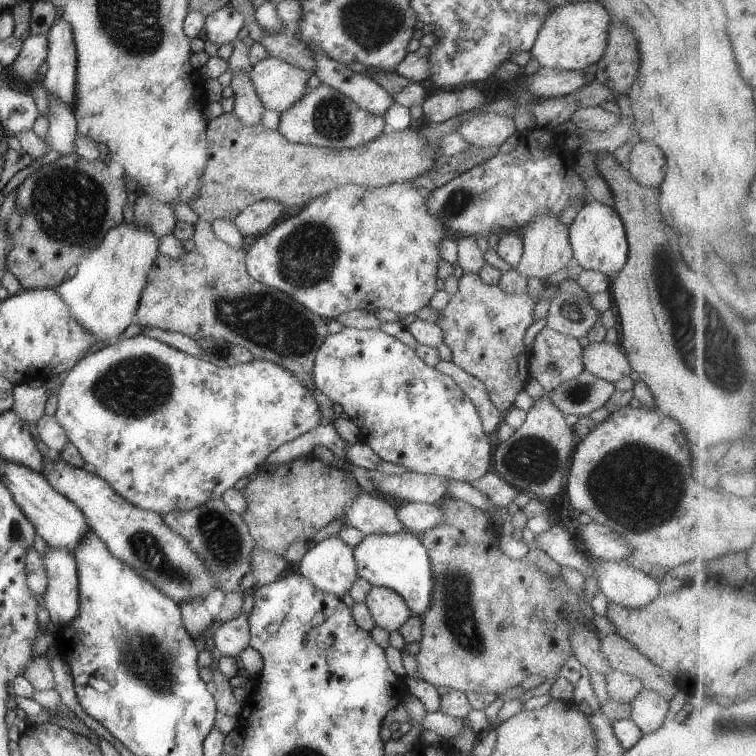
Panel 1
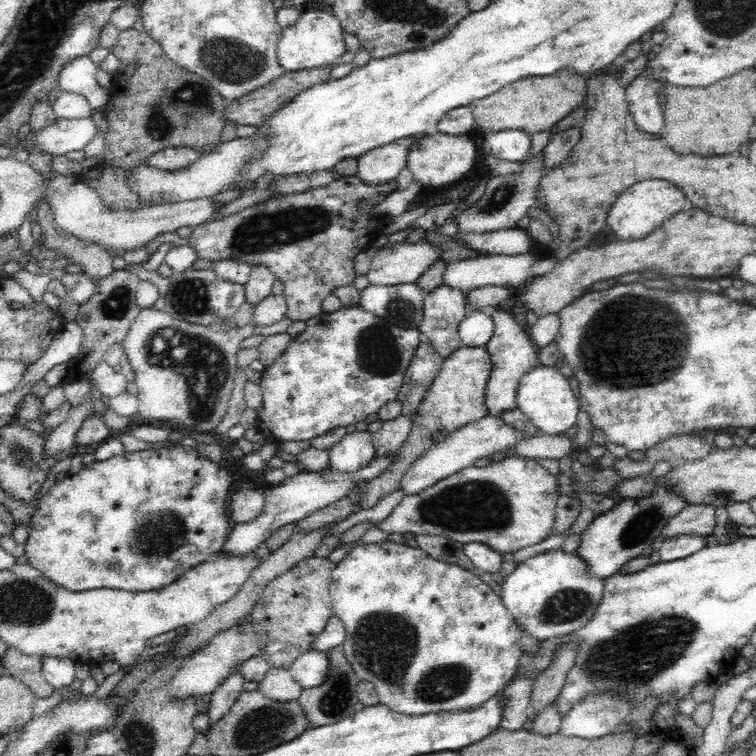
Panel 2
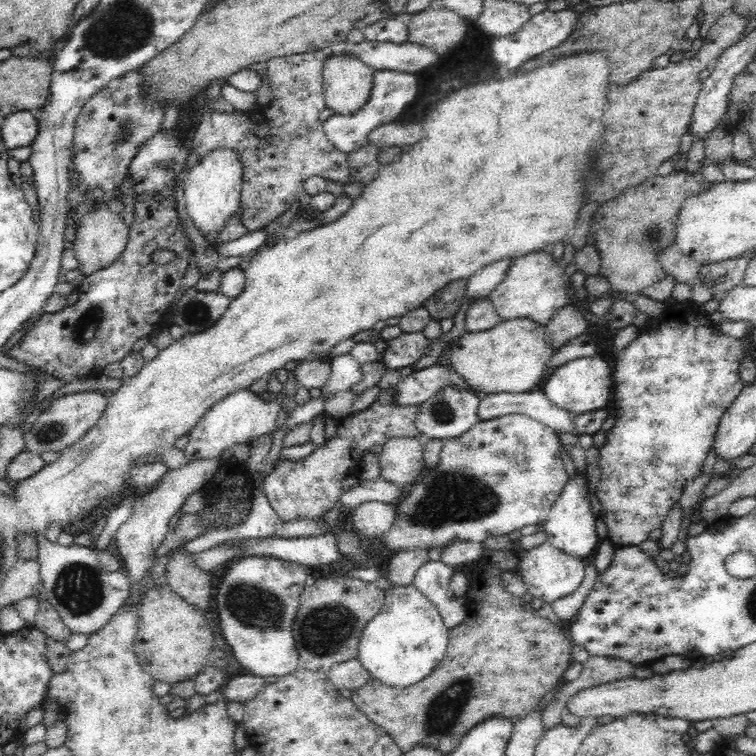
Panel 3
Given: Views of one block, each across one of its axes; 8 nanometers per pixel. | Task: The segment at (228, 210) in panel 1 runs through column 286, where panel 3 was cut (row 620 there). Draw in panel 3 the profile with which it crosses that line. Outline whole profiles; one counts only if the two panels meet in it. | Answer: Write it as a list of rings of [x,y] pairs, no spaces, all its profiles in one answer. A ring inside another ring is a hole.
[[[160,583],[146,592],[140,602],[140,620],[134,640],[136,657],[146,673],[170,684],[194,679],[208,665],[208,654],[214,646],[214,632],[202,611],[185,602],[169,585]]]

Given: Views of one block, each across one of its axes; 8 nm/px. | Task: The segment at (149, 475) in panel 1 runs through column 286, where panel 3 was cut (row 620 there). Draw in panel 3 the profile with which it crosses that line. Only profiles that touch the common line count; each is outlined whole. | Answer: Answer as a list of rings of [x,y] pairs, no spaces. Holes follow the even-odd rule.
[[[393,586],[385,590],[382,610],[362,630],[357,659],[372,679],[392,688],[406,688],[436,668],[446,652],[448,631],[439,610],[416,587]]]

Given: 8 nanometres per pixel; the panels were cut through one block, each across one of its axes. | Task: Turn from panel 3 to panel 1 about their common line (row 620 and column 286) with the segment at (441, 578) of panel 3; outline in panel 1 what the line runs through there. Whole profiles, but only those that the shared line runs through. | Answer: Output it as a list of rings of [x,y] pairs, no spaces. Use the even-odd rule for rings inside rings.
[[[323,419],[320,426],[277,448],[270,454],[267,463],[280,464],[294,461],[297,458],[313,454],[316,446],[326,446],[334,456],[348,462],[345,458],[347,444],[338,435],[333,423]]]

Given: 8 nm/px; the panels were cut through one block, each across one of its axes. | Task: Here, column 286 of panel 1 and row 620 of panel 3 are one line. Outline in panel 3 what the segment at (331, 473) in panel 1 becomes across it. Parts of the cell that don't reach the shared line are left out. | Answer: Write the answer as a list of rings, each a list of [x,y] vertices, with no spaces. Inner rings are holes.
[[[484,557],[476,564],[472,578],[480,576],[482,580],[472,580],[466,602],[466,618],[449,628],[445,655],[426,678],[406,688],[392,688],[371,678],[352,692],[350,698],[354,706],[392,737],[403,753],[414,745],[426,745],[440,753],[451,753],[462,738],[483,720],[498,715],[513,720],[522,718],[538,707],[541,698],[551,688],[564,682],[564,671],[572,663],[571,637],[560,629],[560,625],[536,615],[522,605],[521,598],[510,594],[501,580],[504,571],[496,561],[486,561]]]

